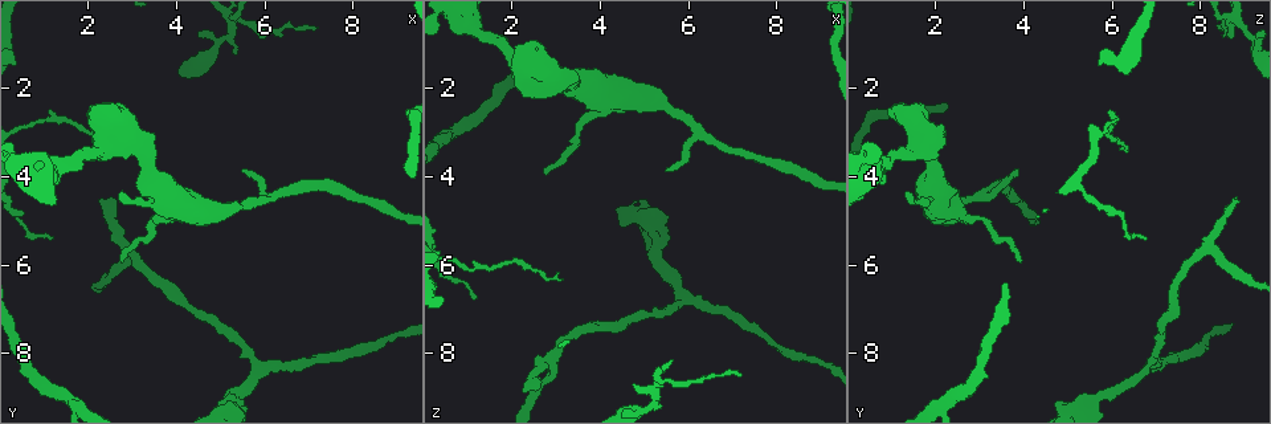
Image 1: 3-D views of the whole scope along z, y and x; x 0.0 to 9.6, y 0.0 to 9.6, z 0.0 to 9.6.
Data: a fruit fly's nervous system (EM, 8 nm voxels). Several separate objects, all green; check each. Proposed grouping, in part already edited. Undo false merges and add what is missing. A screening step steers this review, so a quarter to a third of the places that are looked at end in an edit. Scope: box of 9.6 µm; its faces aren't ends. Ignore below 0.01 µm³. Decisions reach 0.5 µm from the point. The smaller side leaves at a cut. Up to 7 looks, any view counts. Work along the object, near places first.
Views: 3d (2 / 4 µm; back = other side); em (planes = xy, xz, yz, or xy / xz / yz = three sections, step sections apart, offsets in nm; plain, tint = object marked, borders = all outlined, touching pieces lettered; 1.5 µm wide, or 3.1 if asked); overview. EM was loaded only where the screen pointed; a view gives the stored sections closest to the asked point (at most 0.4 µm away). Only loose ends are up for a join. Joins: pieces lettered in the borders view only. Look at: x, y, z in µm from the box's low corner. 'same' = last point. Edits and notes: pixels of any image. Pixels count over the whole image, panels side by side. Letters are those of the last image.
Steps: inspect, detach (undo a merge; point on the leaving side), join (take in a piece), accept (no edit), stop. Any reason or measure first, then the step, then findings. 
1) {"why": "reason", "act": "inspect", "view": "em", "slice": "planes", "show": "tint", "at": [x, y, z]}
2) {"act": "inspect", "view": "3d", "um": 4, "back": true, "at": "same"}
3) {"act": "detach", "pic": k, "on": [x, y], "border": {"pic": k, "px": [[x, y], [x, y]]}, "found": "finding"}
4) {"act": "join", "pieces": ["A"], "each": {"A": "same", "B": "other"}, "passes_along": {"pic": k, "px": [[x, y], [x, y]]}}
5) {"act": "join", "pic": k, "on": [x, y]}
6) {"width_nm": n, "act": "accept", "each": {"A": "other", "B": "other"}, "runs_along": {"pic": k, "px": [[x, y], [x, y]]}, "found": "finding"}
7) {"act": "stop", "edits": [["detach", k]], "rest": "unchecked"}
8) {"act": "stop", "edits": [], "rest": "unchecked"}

{"why": "free end", "act": "inspect", "view": "em", "slice": "planes", "show": "borders", "at": [2.25, 4.55, 8.70]}

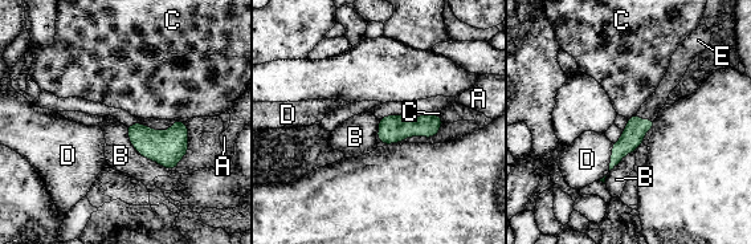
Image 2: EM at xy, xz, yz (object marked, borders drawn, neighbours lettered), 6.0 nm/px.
{"longest_contact_nm": ["B", 380], "act": "join", "pieces": ["E"], "each": {"A": "other", "B": "other", "C": "other", "D": "other", "E": "same"}, "passes_along": {"pic": 2, "px": [[633, 134], [645, 121], [650, 108]]}, "found": "the neuron continues"}

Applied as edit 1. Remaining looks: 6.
{"why": "an open end", "act": "inspect", "view": "em", "slice": "xy", "step": 4, "show": "plain", "at": [7.10, 0.70, 8.45]}

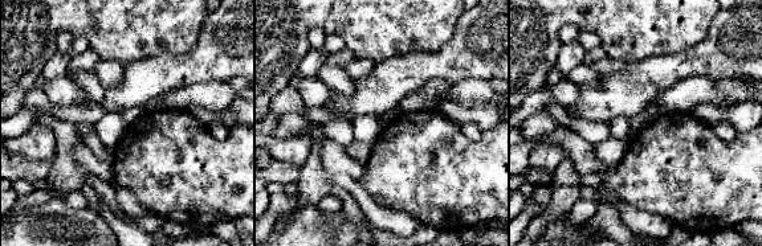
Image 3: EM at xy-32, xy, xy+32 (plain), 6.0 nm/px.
{"act": "inspect", "view": "em", "slice": "xy", "step": 4, "show": "borders", "at": "same"}

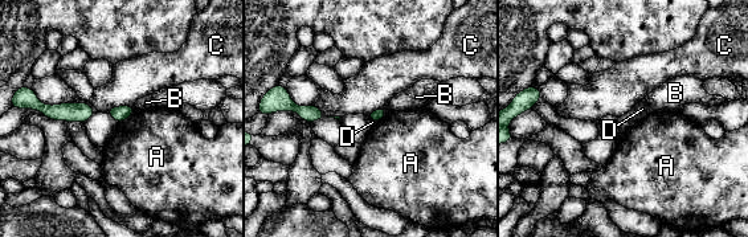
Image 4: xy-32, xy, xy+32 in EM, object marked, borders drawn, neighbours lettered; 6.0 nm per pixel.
{"width_nm": 70, "act": "accept", "each": {"A": "other", "B": "other", "C": "other", "D": "other"}, "border": {"pic": 4, "px": [[135, 110], [118, 123]]}, "found": "no lettered piece goes on from it"}

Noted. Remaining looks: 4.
{"why": "end of a long branch", "act": "inspect", "view": "3d", "um": 2, "back": true, "at": [2.80, 5.95, 3.90]}

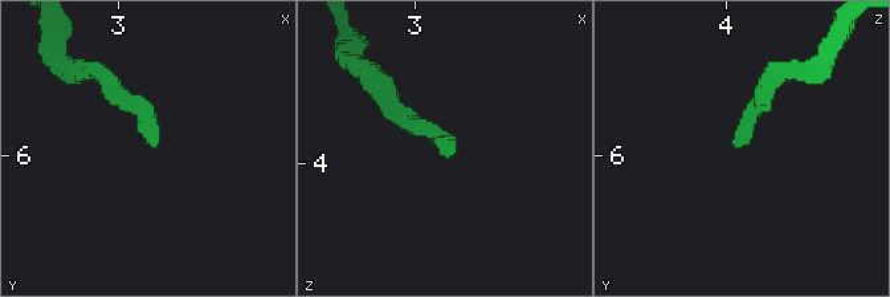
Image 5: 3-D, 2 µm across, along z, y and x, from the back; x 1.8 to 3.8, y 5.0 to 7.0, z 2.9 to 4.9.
{"why": "shape alone is not enough", "act": "inspect", "view": "em", "slice": "planes", "show": "borders", "at": [2.82, 5.86, 3.94]}

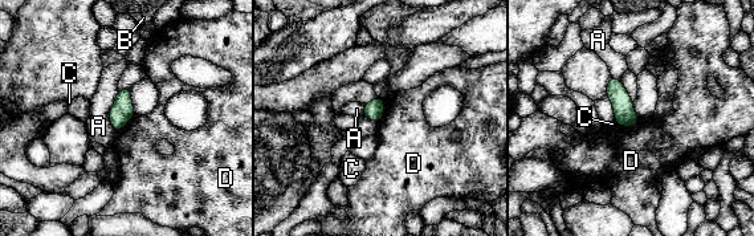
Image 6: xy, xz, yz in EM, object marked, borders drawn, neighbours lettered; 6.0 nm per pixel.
{"act": "accept", "each": {"A": "other", "B": "other", "C": "other", "D": "other"}, "border": {"pic": 6, "px": [[383, 98], [383, 116], [378, 122]]}, "found": "none of them fits"}

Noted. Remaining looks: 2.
{"act": "stop", "edits": [["join", 2]], "rest": "unchecked"}

